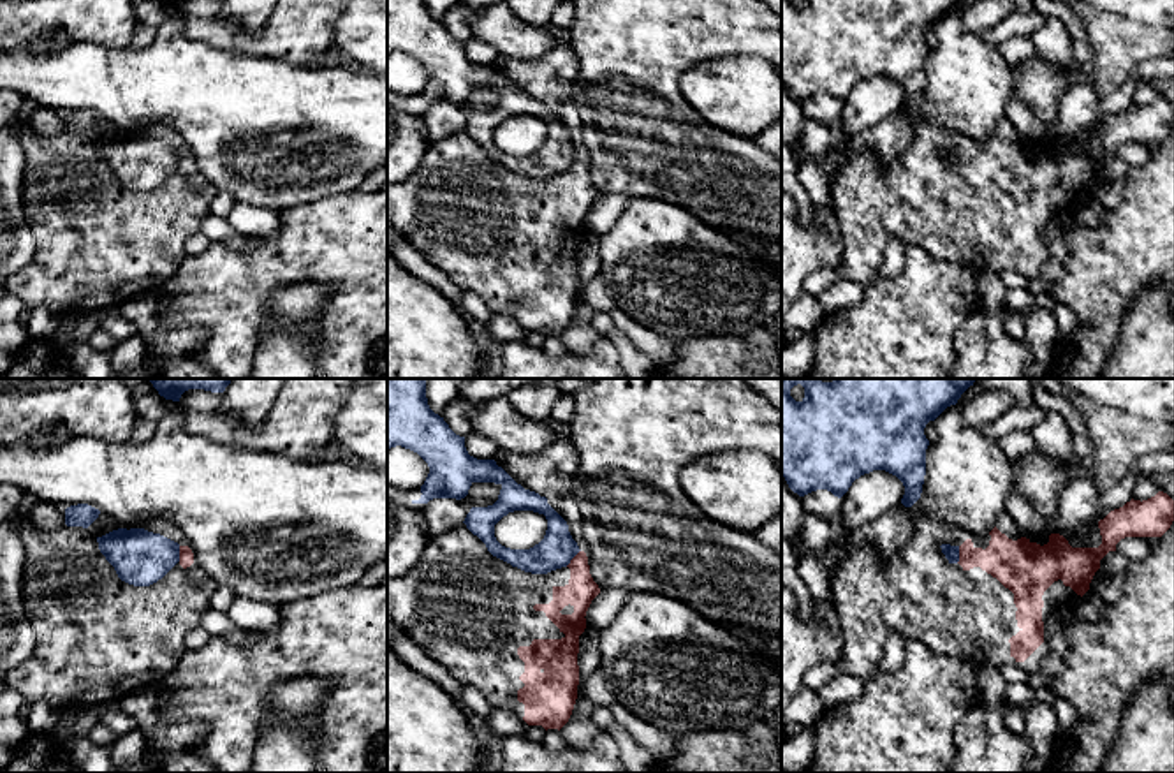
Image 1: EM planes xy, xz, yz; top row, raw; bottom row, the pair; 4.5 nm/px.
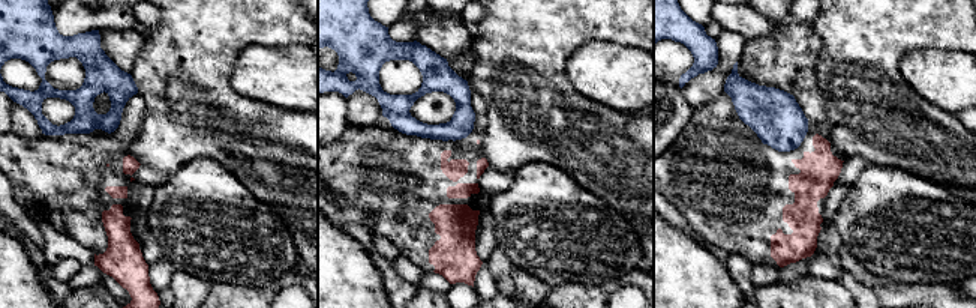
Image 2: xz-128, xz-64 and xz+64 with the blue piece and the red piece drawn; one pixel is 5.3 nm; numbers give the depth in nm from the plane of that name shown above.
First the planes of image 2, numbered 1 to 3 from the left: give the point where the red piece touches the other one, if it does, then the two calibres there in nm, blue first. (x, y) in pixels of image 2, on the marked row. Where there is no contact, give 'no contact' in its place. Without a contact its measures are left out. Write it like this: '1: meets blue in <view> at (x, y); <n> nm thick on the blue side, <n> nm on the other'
1: no contact
2: no contact
3: no contact

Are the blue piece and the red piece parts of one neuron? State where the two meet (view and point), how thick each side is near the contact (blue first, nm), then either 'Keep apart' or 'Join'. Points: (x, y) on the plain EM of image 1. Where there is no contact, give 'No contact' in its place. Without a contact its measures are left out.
Touches blue at yz (958, 161). Thickness 70 nm (blue) against 200 nm. Keep apart

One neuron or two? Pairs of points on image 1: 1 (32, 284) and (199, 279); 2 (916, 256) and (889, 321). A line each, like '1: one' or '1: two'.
1: two
2: one

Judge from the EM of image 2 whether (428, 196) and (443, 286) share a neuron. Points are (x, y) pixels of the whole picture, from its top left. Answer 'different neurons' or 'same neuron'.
different neurons

